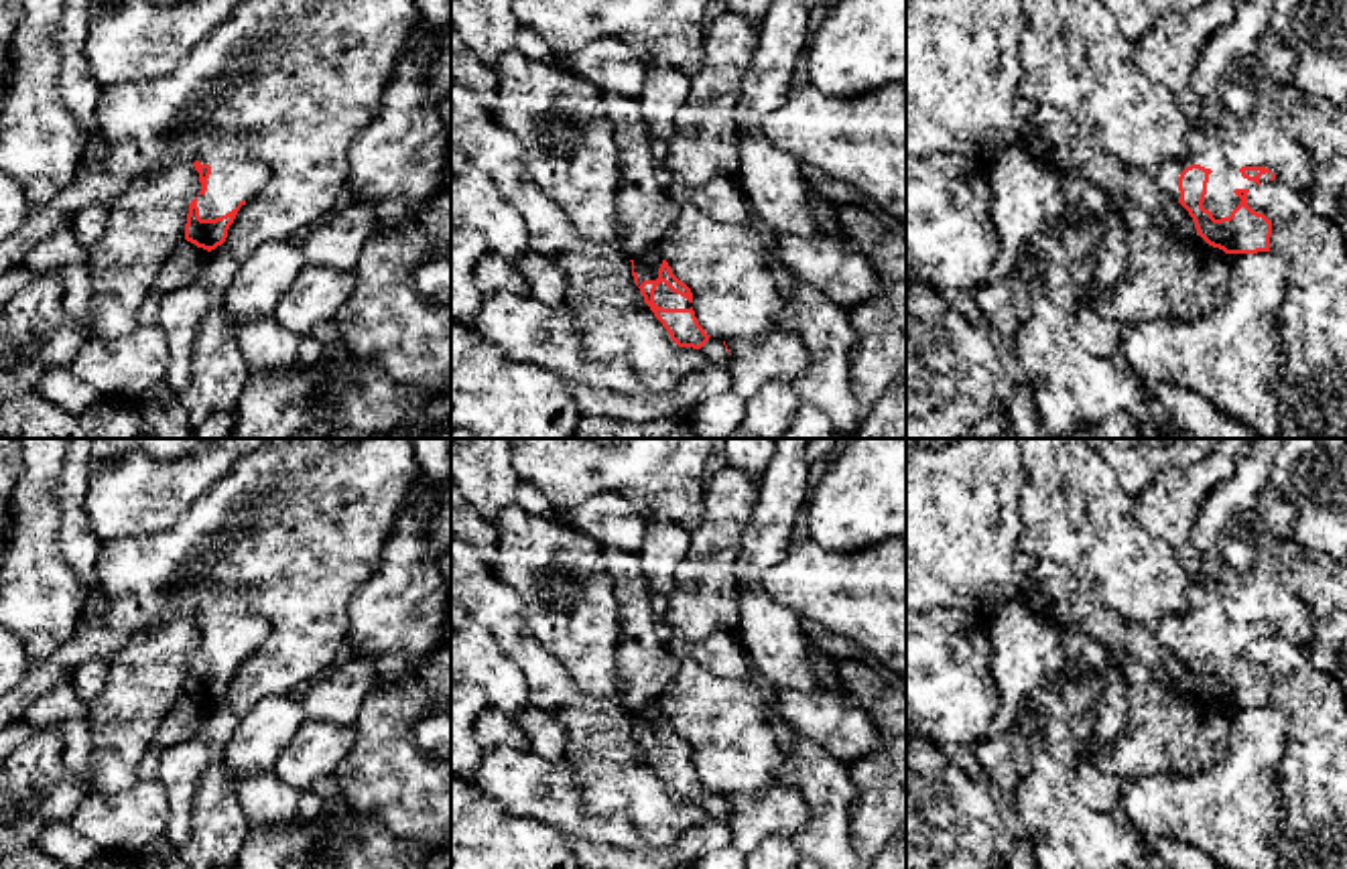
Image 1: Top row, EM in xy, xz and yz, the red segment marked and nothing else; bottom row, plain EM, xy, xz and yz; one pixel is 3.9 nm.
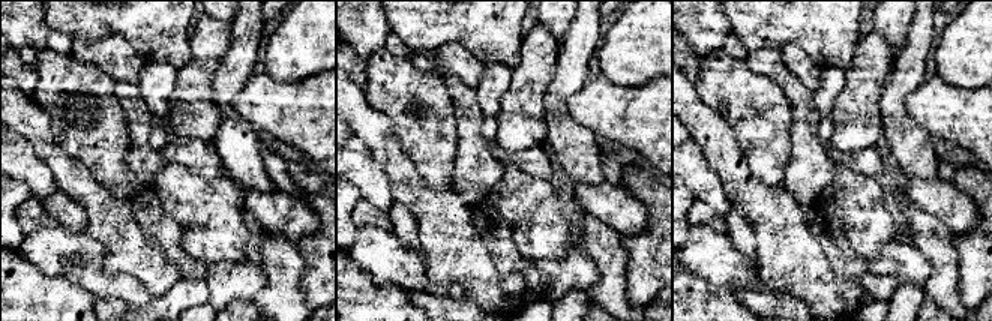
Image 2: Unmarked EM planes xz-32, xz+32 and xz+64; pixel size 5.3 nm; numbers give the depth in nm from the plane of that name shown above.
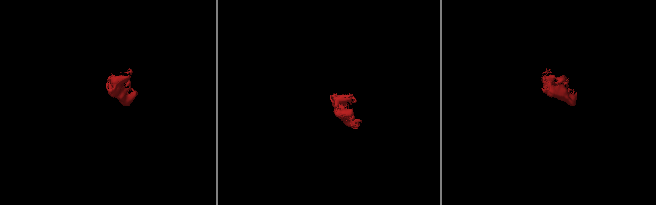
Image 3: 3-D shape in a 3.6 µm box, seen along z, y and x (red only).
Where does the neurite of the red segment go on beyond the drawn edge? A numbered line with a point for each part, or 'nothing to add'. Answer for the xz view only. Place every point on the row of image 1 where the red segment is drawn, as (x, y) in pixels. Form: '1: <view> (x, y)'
1: xz (663, 295)

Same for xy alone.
1: xy (236, 175)

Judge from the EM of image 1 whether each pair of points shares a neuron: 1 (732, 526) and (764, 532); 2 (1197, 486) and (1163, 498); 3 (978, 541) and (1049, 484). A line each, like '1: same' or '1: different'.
1: different
2: same
3: different

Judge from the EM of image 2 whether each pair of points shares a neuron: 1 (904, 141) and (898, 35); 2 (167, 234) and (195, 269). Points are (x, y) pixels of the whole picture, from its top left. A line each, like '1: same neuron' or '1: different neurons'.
1: different neurons
2: same neuron

